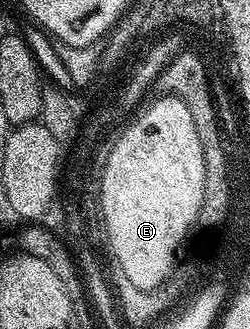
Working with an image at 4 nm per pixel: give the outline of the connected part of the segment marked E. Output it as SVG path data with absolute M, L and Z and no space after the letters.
M157 97L154 102L138 121L130 120L112 142L101 175L99 198L99 210L112 253L118 259L118 270L128 270L129 277L141 286L157 284L168 265L178 260L177 248L184 243L185 236L190 236L192 223L202 211L205 178L204 147L200 145L198 118L179 97Z

